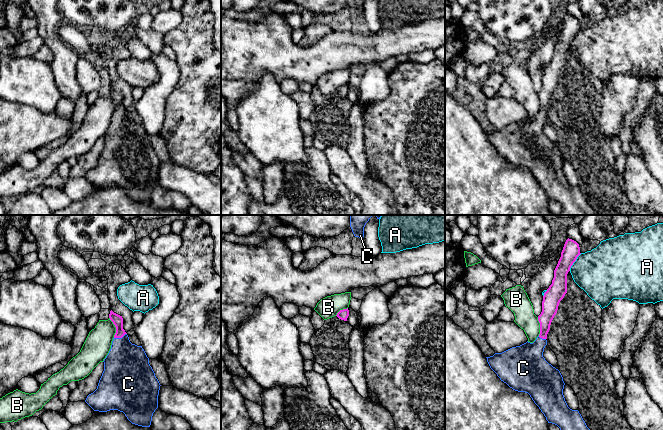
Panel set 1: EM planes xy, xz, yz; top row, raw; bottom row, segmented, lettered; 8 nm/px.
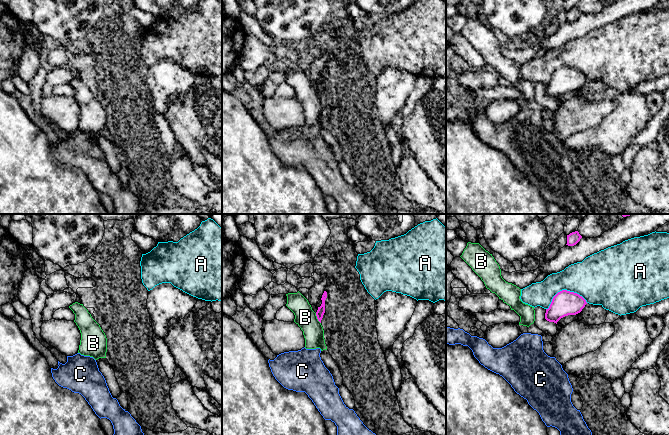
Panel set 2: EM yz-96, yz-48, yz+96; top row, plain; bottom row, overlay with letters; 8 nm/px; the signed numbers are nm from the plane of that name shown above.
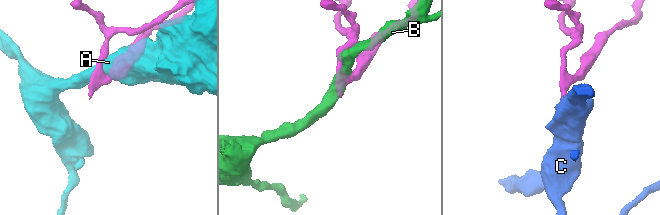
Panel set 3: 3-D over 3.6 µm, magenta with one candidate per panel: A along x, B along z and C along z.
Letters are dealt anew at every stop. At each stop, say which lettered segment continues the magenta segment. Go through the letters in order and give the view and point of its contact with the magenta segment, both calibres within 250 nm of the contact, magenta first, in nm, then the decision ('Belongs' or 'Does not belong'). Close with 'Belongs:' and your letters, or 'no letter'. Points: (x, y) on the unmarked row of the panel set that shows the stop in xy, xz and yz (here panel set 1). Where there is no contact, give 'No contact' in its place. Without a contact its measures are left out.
A: Touches magenta at yz (574, 37). Thickness 140 nm (magenta) against 400 nm. Does not belong
B: Touches magenta at xy (115, 102). Thickness 90 nm (magenta) against 220 nm. Does not belong
C: Touches magenta at xy (120, 113). Thickness 90 nm (magenta) against 360 nm. Belongs
Belongs: C

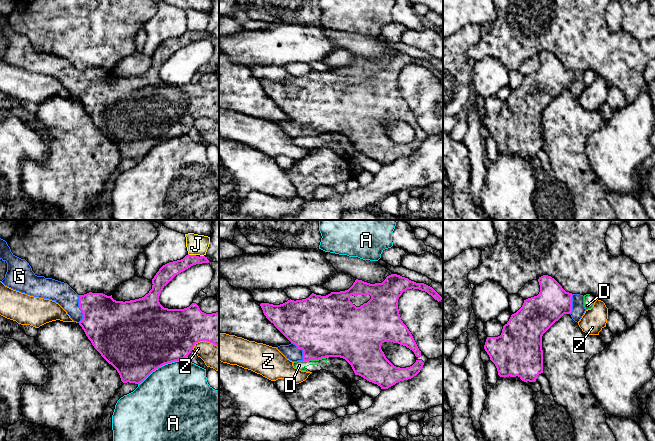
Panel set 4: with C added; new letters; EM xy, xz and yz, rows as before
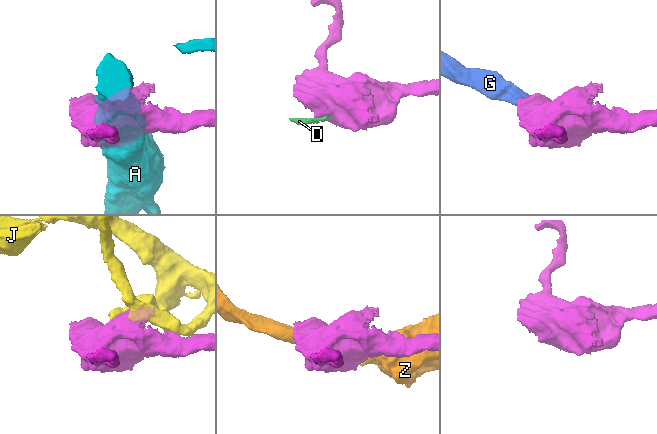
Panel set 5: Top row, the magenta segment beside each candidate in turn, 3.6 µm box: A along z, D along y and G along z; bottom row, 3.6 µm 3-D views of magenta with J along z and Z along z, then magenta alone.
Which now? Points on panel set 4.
A: Touches magenta at xy (162, 141). Thickness 500 nm (magenta) against 500 nm. Does not belong
D: Touches magenta at xz (315, 135). Thickness 460 nm (magenta) against 70 nm. Does not belong
G: Touches magenta at xy (80, 85). Thickness 400 nm (magenta) against 170 nm. Belongs
J: Touches magenta at xy (192, 31). Thickness 140 nm (magenta) against 160 nm. Does not belong
Z: Touches magenta at xy (204, 116). Thickness 380 nm (magenta) against 190 nm. Does not belong
Belongs: G

